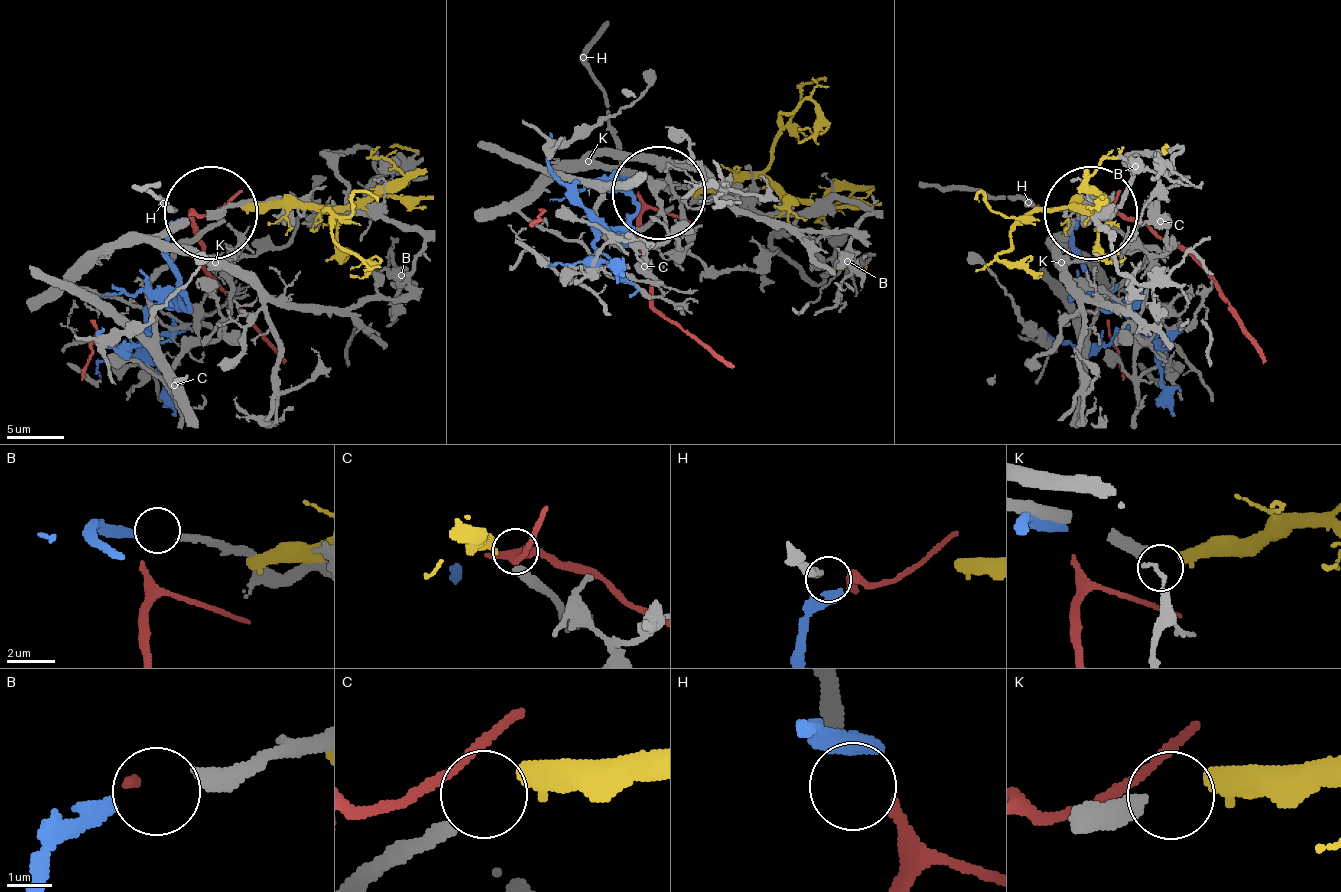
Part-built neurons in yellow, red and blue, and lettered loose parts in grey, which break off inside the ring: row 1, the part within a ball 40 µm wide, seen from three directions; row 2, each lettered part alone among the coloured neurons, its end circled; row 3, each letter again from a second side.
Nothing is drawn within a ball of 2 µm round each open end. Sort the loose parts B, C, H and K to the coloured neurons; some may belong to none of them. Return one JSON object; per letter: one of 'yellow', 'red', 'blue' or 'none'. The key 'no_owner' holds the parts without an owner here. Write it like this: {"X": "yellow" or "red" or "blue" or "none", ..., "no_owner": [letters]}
{"B": "blue", "C": "none", "H": "none", "K": "yellow", "no_owner": ["C", "H"]}

